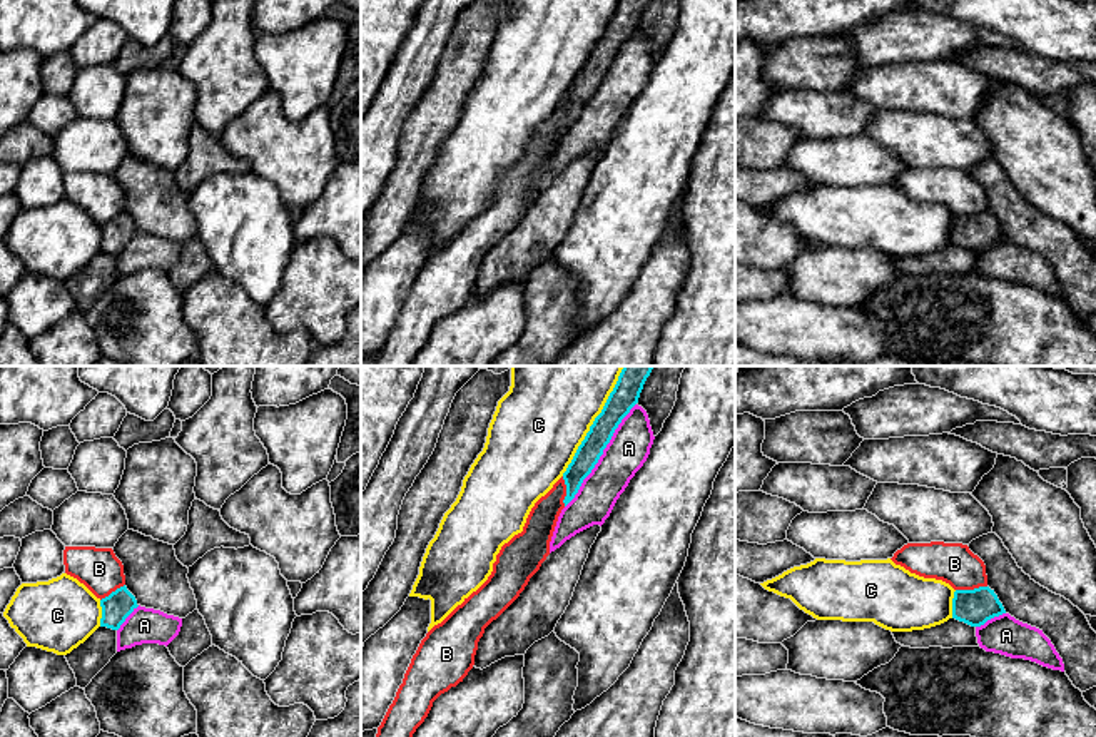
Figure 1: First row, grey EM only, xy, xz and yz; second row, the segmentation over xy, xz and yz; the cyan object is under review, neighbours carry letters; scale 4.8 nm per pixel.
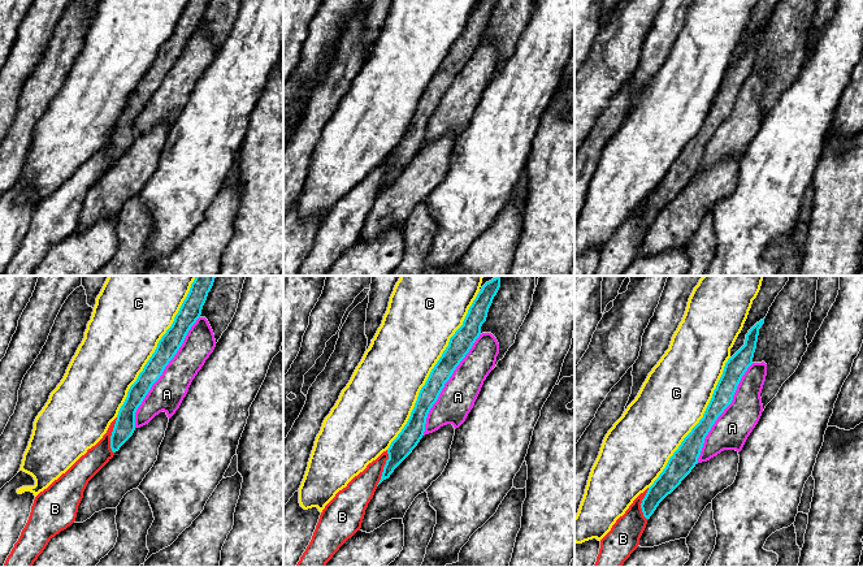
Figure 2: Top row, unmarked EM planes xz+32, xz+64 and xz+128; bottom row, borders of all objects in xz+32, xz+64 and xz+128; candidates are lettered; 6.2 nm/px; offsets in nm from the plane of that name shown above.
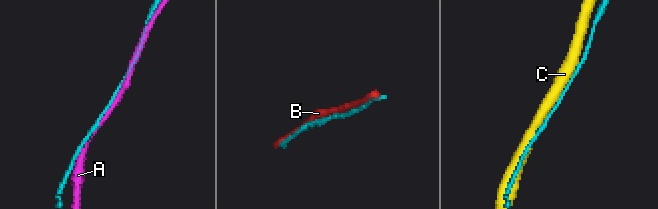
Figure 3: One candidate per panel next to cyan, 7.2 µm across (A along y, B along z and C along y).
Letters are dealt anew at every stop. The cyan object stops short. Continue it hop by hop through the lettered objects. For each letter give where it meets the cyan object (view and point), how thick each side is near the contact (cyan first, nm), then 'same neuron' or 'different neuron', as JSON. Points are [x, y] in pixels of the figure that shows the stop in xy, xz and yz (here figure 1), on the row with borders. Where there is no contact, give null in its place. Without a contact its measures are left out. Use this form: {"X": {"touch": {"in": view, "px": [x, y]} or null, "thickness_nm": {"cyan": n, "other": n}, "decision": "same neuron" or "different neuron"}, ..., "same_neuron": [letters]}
{"A": {"touch": {"in": "xz", "px": [602, 453]}, "thickness_nm": {"cyan": 120, "other": 200}, "decision": "different neuron"}, "B": {"touch": {"in": "yz", "px": [971, 590]}, "thickness_nm": {"cyan": 180, "other": 200}, "decision": "different neuron"}, "C": {"touch": {"in": "xz", "px": [593, 421]}, "thickness_nm": {"cyan": 130, "other": 480}, "decision": "different neuron"}, "same_neuron": []}

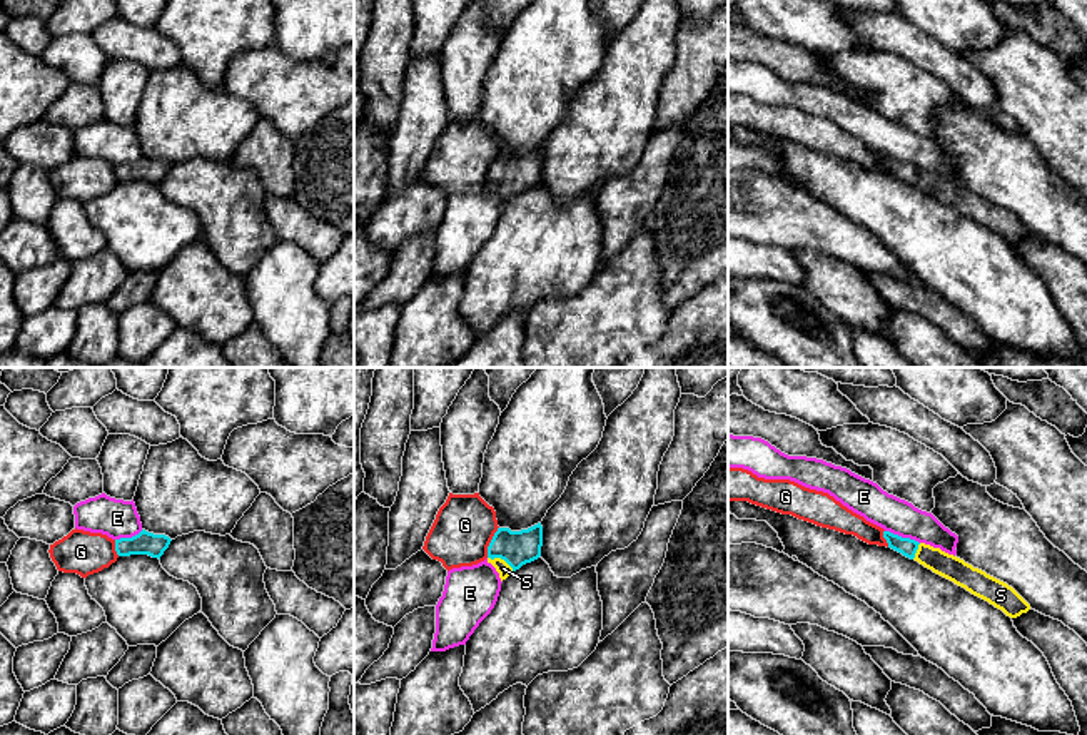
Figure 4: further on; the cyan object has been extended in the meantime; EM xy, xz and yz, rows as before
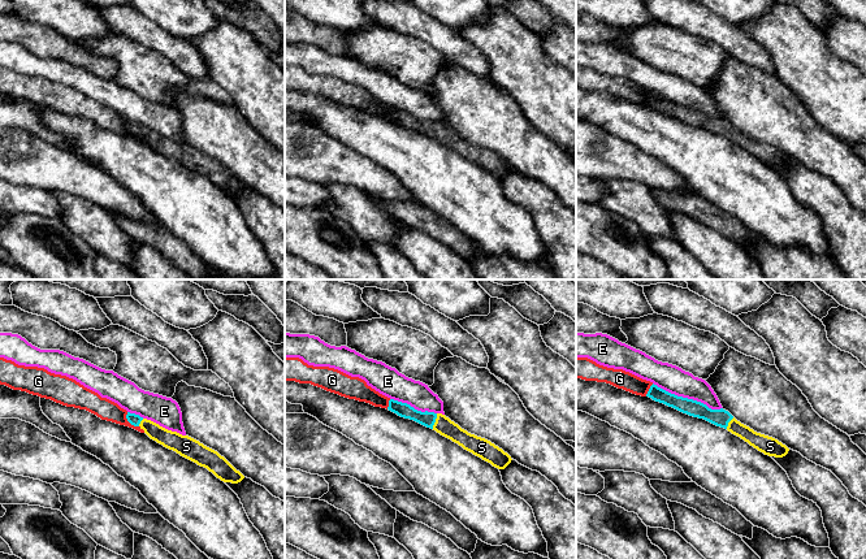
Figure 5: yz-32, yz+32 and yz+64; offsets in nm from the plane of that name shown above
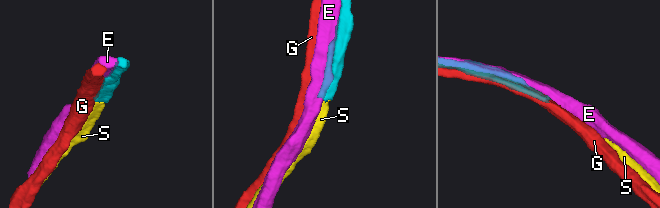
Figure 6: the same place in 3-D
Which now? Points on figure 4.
{"E": {"touch": {"in": "yz", "px": [900, 537]}, "thickness_nm": {"cyan": 90, "other": 170}, "decision": "different neuron"}, "G": {"touch": {"in": "xz", "px": [491, 542]}, "thickness_nm": {"cyan": 170, "other": 300}, "decision": "different neuron"}, "S": {"touch": {"in": "xz", "px": [501, 558]}, "thickness_nm": {"cyan": 170, "other": 70}, "decision": "same neuron"}, "same_neuron": ["S"]}

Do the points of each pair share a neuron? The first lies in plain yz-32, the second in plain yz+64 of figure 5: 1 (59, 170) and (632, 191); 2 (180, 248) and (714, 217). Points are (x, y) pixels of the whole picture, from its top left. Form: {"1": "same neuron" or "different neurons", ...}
{"1": "different neurons", "2": "same neuron"}

